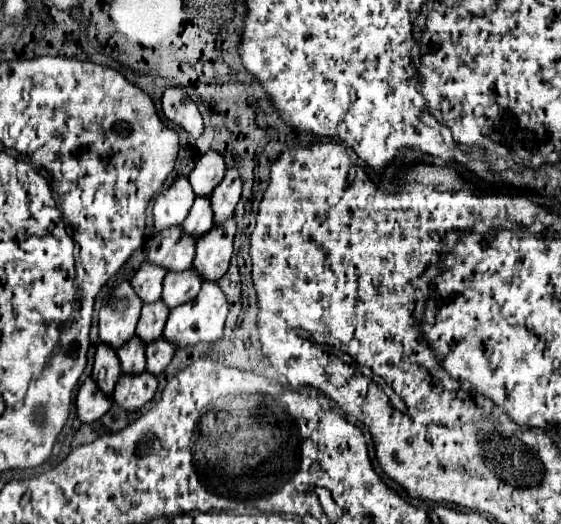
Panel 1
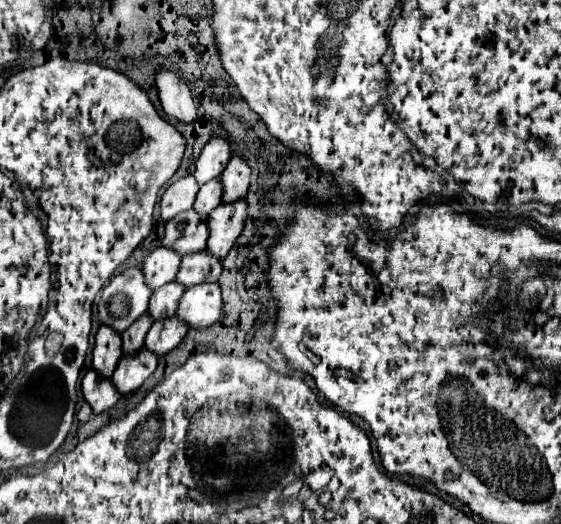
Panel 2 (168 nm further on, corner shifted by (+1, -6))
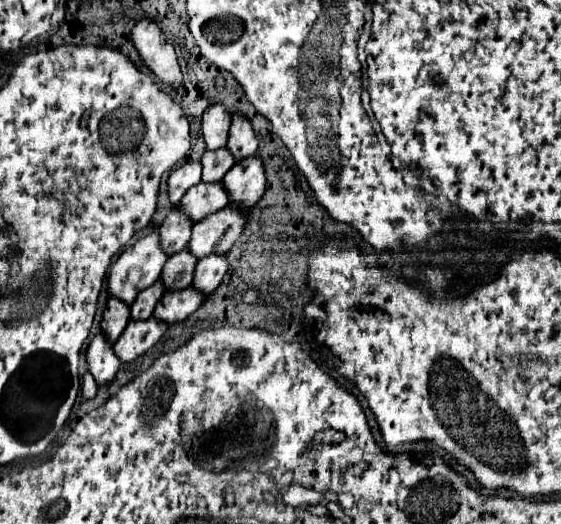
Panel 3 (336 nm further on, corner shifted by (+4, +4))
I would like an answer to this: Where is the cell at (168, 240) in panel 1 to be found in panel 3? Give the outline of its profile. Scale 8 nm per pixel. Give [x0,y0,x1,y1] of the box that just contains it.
[180,181,228,221]

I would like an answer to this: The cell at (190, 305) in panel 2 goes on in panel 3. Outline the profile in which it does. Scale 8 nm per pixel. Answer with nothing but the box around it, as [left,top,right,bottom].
[192,255,228,295]

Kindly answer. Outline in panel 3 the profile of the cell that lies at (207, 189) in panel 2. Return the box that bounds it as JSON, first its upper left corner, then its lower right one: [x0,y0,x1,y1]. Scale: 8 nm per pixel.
[202,147,236,181]

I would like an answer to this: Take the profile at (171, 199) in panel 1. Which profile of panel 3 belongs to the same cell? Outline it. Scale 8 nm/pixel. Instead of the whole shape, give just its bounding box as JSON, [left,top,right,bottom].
[168,161,202,205]

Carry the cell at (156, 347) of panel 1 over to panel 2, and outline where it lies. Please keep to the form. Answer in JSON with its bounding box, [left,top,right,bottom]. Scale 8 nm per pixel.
[145,317,187,357]

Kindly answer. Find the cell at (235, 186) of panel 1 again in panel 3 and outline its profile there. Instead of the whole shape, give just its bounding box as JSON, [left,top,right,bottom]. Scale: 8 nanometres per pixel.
[228,113,258,161]

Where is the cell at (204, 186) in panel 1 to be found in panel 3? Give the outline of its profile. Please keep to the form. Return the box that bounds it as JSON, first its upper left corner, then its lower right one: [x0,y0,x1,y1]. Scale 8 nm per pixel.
[202,103,230,149]

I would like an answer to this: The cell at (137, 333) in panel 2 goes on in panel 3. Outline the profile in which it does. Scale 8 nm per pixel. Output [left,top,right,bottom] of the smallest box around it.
[130,279,166,319]

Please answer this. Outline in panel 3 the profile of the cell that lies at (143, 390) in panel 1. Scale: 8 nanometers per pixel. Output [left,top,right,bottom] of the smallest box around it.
[114,317,168,363]

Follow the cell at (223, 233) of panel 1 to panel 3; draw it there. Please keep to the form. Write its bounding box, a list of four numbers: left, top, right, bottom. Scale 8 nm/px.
[224,155,266,209]

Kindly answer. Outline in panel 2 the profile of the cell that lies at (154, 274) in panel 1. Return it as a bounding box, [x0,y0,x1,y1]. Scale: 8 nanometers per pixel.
[143,247,181,291]

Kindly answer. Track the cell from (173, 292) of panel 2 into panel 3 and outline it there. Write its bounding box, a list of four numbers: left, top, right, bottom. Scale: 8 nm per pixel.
[162,249,198,289]

